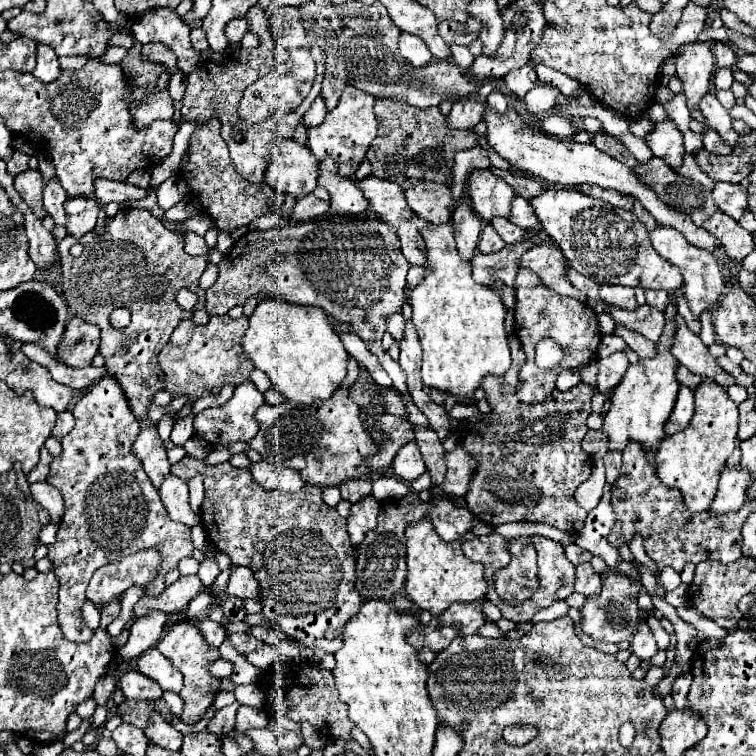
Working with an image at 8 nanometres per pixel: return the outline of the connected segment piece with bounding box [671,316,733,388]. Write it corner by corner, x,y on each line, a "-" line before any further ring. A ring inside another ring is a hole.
677,316
675,324
677,324
677,332
675,332
675,340
671,346
671,354
677,358
677,362
687,366
693,374
699,374
703,378
713,378
717,384
721,384
725,388
731,386
733,384
731,374
727,374
715,362
715,358
709,354
707,346
701,342
701,338
687,328
685,320
681,316

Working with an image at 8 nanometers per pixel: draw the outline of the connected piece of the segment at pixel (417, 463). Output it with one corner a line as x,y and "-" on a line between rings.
415,442
405,444
405,446
397,452
397,456
393,458
393,470
395,470
397,476
401,476
401,478
407,480
407,482
419,478
419,476
425,472
423,458
421,458
419,448
415,446

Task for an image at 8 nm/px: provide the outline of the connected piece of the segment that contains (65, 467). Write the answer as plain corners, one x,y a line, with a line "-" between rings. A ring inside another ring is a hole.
113,378
97,380
89,388
89,392
75,404
73,416
75,416
75,428
67,436
63,436
61,440
63,452
61,456
53,458
51,472
47,478
47,484
57,488
65,500
65,512
59,522
57,538
55,544
49,546
47,558
53,562
53,572
59,578
59,604
57,604
59,626
67,640
87,642
94,631
83,620
83,604
87,600
85,588
97,568
123,558
123,554
133,554
135,550
143,550
143,548
155,548
163,552
163,566
159,570
159,576
147,586
147,592
157,596
165,588
165,574
171,572
181,558
191,556
193,542
191,542
191,528
169,518
157,494
157,488
153,486
151,478
147,478
141,462
131,454
131,442
139,432
139,422
131,418
127,398
123,398
119,384

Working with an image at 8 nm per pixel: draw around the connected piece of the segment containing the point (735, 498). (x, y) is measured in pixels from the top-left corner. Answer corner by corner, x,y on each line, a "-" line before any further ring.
725,466
719,478
719,492
711,504
711,512
715,512
717,516
737,512
745,502
747,482
749,482
747,470
743,470
741,466
735,468

